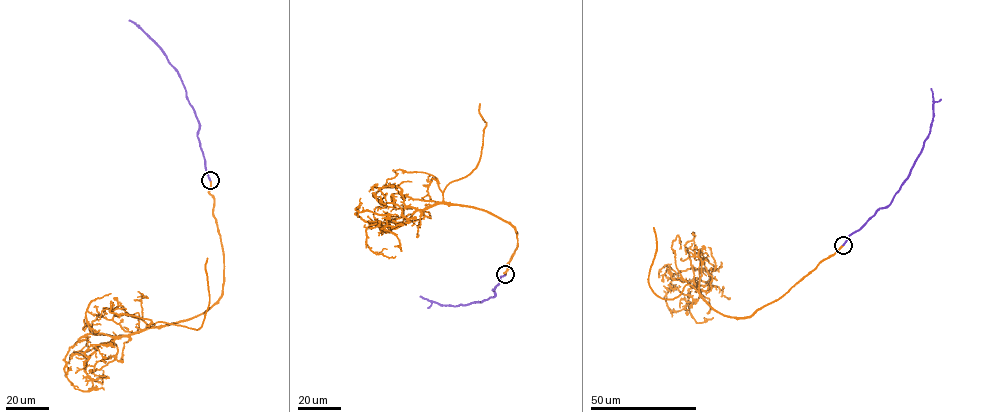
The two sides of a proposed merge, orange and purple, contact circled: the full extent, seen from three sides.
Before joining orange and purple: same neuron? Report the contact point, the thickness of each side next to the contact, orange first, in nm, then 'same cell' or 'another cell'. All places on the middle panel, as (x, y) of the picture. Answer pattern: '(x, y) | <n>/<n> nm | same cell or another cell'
(505, 274) | 280/360 nm | same cell

